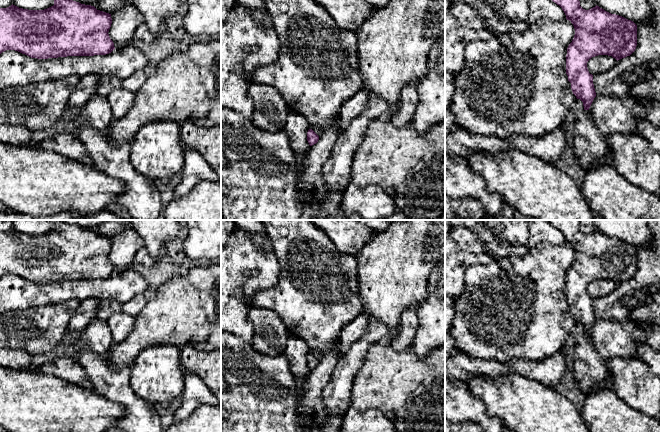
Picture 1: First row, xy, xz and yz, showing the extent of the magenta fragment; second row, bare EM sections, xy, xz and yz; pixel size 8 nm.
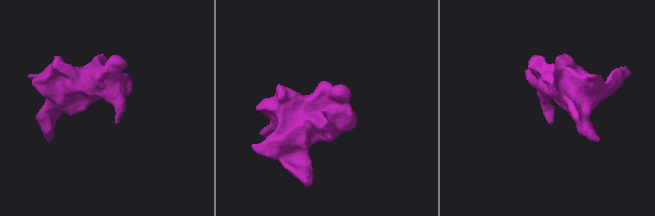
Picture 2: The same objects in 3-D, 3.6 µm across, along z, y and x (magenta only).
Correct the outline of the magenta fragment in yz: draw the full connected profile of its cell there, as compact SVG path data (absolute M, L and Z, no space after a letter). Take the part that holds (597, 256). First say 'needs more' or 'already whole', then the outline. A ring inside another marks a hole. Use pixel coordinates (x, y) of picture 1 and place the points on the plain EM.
needs more; M547 220L559 229L575 253L575 259L567 272L566 298L571 307L571 313L577 323L583 326L584 335L573 349L570 357L570 373L577 388L586 397L596 391L597 385L605 380L609 370L606 362L601 358L588 335L596 316L593 308L593 299L589 297L587 286L598 279L608 279L617 285L630 280L637 270L637 249L622 240L611 238L599 230L585 234L580 230L579 220Z

